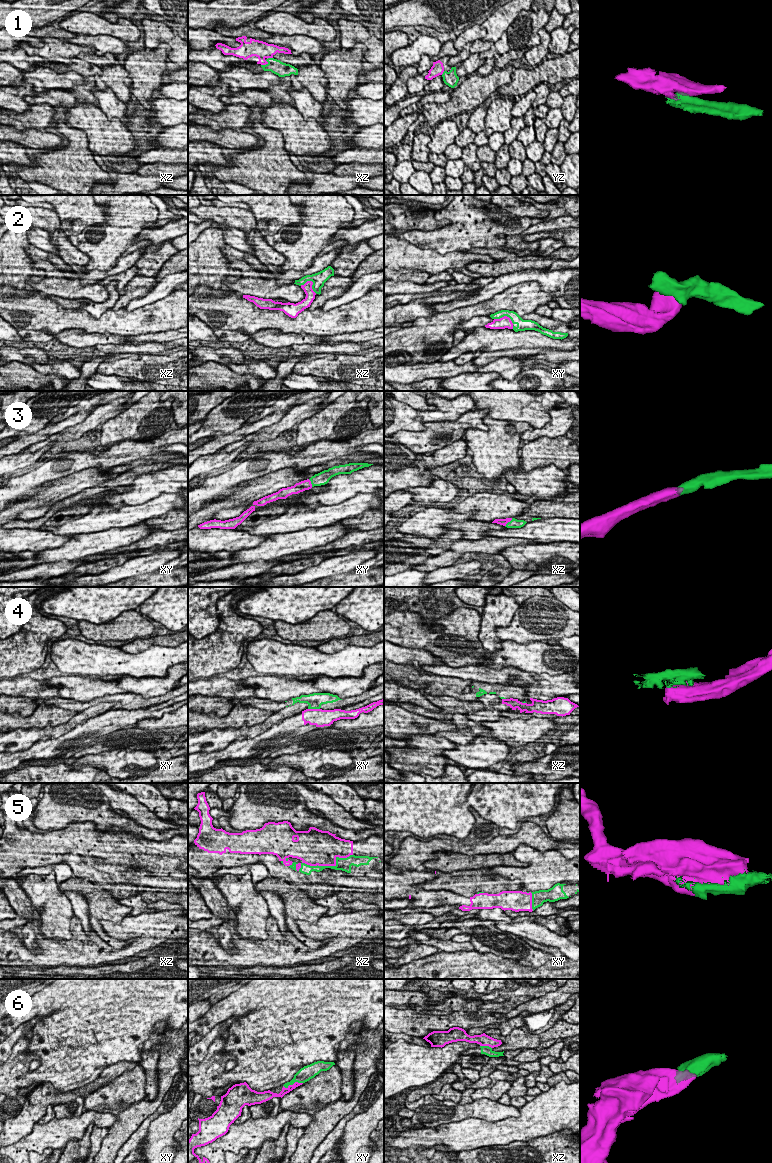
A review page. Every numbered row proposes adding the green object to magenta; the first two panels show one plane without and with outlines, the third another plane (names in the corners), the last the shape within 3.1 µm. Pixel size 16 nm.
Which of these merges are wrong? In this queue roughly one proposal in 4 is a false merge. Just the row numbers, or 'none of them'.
1, 2, 4

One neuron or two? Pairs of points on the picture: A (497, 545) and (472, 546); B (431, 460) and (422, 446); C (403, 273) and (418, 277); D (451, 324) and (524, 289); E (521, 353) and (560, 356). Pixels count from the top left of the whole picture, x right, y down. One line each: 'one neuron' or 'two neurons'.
A: one neuron
B: two neurons
C: one neuron
D: one neuron
E: two neurons

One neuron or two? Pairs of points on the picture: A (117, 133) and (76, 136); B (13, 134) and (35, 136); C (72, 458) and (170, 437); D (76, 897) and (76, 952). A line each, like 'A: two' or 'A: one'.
A: two
B: one
C: one
D: two

